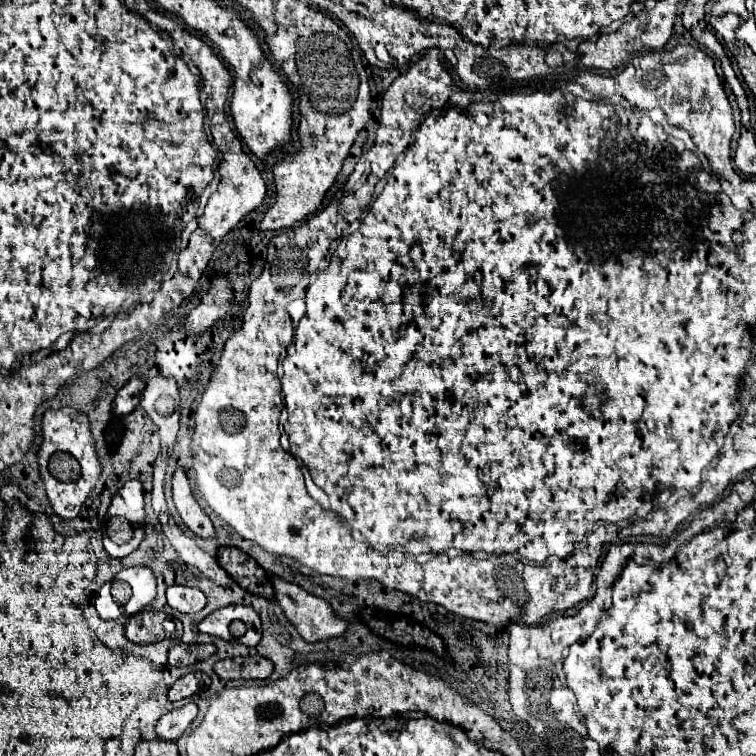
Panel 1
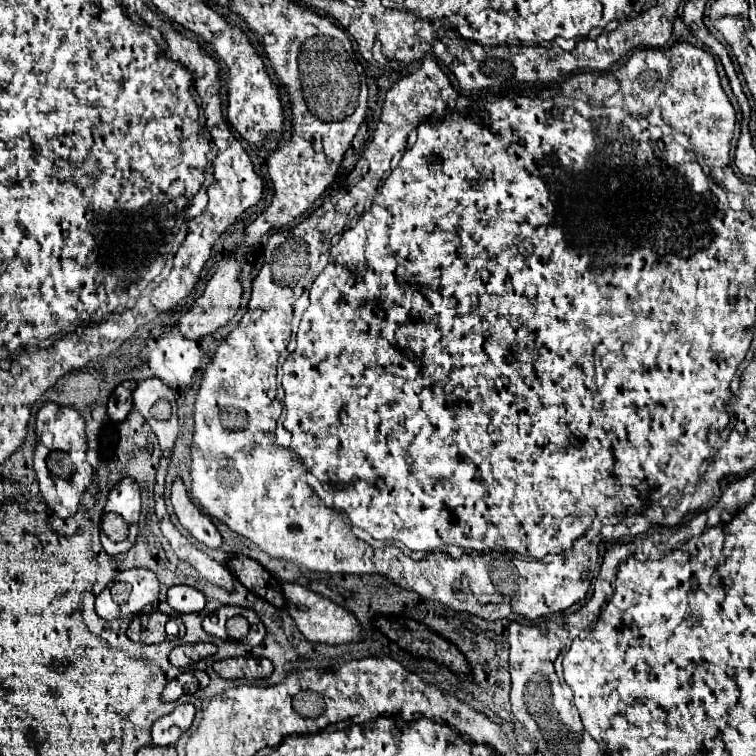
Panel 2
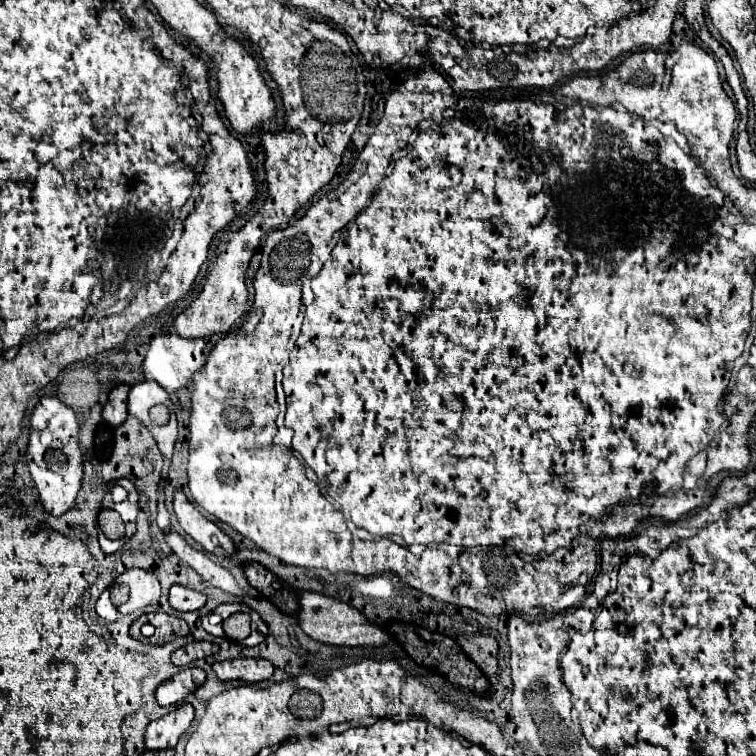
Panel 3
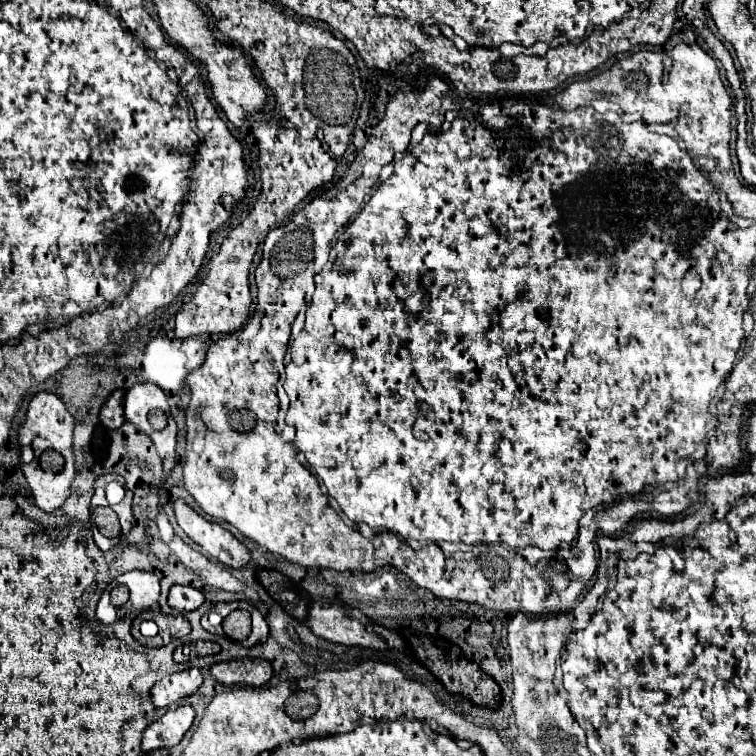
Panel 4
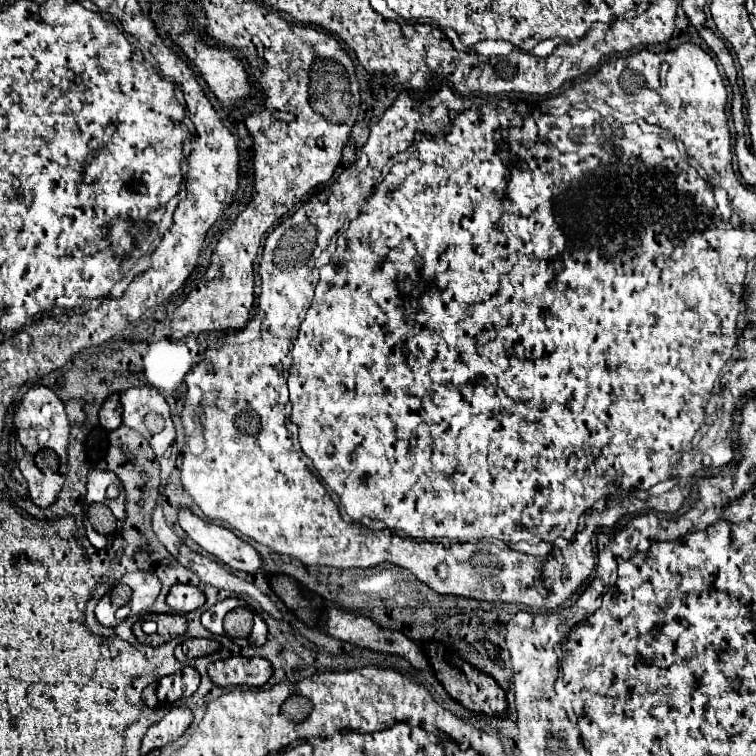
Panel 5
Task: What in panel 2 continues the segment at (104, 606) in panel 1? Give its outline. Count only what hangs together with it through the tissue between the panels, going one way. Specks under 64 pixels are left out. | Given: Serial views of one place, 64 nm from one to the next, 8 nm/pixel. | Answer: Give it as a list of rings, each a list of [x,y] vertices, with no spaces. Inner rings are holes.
[[[148,568],[124,570],[116,576],[116,580],[124,580],[132,586],[128,602],[122,606],[122,614],[140,614],[148,604],[158,602],[158,580],[156,574]],[[104,588],[102,594],[96,598],[96,612],[104,620],[114,620],[118,616],[118,608],[110,596],[110,588]]]

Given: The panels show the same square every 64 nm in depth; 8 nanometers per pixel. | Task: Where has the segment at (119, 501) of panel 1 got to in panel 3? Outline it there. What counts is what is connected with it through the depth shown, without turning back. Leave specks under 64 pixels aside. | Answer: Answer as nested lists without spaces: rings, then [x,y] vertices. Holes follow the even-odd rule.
[[[126,480],[126,484],[122,484],[122,486],[124,486],[126,492],[128,492],[126,500],[116,504],[116,502],[112,500],[112,496],[106,494],[106,496],[104,496],[104,502],[102,502],[102,508],[112,508],[112,510],[116,510],[116,512],[122,516],[122,520],[124,520],[128,526],[132,526],[132,524],[136,524],[136,516],[138,516],[138,492],[136,492],[136,486],[134,486],[130,480]]]

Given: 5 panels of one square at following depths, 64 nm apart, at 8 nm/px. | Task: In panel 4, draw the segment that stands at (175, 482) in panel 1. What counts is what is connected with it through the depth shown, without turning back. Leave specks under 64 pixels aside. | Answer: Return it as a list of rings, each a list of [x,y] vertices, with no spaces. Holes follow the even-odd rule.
[[[178,498],[174,502],[174,512],[176,512],[176,520],[178,520],[180,528],[196,544],[200,544],[210,556],[214,556],[222,564],[232,566],[232,568],[240,568],[240,566],[246,566],[250,562],[250,554],[242,542],[238,542],[220,524],[202,518],[184,500]]]

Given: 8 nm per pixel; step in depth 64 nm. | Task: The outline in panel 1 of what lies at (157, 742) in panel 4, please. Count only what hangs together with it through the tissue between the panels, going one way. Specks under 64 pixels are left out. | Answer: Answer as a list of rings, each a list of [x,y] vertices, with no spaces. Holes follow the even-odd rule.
[[[188,702],[186,706],[164,714],[156,726],[158,738],[178,740],[184,734],[184,730],[190,726],[190,722],[196,718],[196,714],[198,714],[198,706],[194,702]]]

